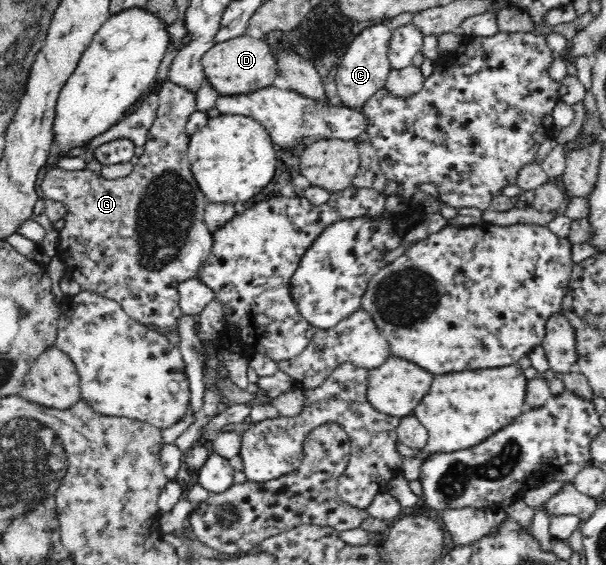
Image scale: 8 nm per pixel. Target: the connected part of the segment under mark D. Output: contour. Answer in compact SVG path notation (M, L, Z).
M246 33L241 37L215 44L201 58L201 63L206 78L221 96L246 94L271 86L278 75L276 58L269 44Z

